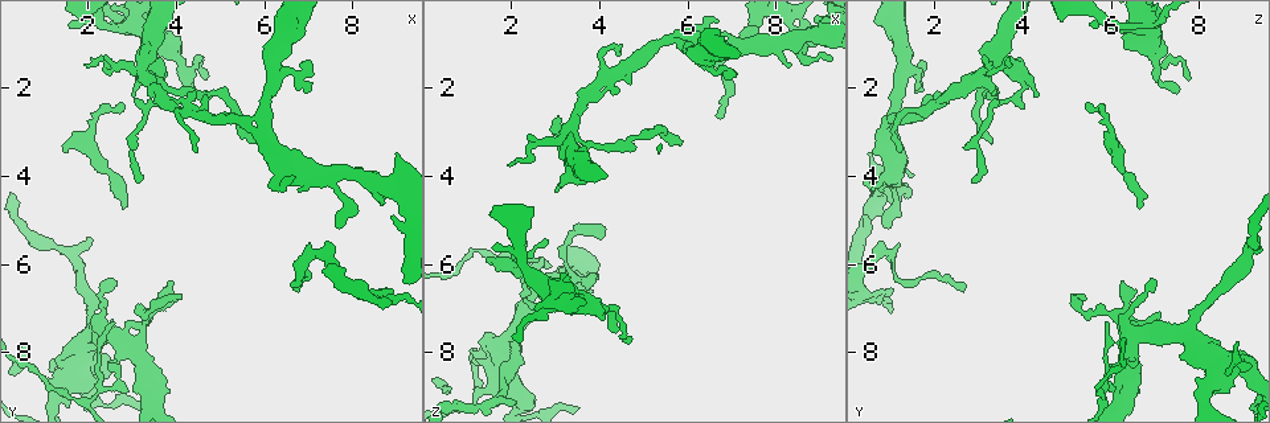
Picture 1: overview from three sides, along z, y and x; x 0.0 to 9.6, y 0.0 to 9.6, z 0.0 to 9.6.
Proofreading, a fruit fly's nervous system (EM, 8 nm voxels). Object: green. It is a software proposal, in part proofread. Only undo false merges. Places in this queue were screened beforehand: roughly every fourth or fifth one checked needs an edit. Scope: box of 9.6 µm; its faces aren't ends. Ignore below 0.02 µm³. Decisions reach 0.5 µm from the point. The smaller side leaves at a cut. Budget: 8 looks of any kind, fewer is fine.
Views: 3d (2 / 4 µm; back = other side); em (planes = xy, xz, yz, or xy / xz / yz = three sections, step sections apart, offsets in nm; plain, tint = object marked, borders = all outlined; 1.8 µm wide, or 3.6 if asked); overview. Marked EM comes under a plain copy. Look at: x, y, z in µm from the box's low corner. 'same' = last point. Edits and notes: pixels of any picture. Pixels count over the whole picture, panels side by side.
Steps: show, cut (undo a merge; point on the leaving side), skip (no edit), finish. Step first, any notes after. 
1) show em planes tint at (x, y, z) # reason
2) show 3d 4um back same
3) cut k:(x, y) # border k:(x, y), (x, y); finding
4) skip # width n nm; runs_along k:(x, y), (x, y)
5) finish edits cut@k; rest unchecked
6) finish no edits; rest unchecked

show em xy step 4 tint at (3.15, 0.65, 6.80) # thick turns thin

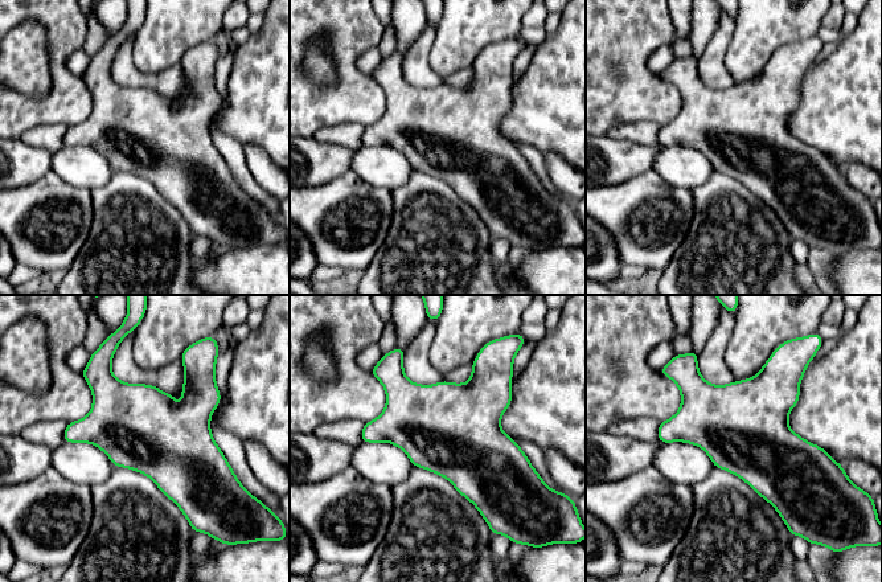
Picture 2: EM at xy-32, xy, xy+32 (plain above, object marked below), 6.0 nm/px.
show em planes borders same # another direction

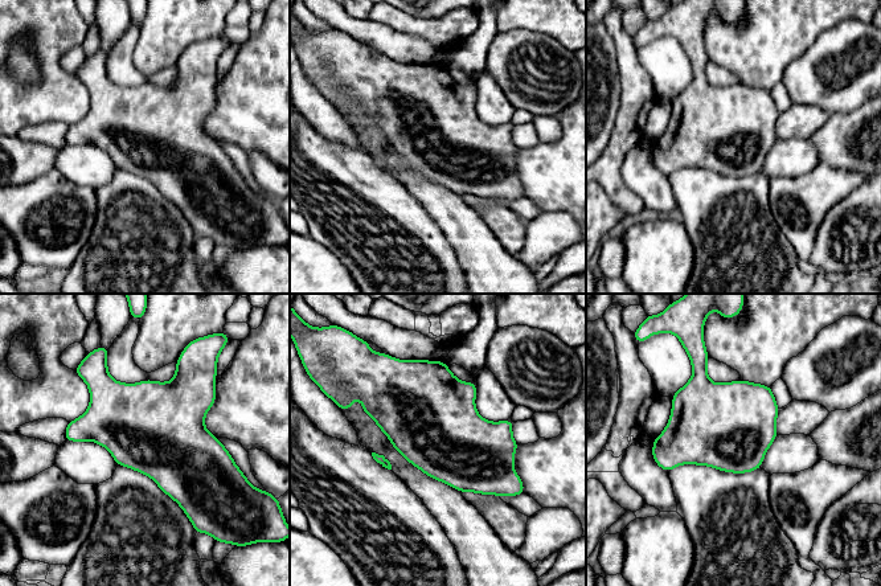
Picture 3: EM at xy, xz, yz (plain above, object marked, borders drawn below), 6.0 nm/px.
skip # width 550 nm; one cell here

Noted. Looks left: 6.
show em planes tint at (6.95, 6.15, 1.05) # sharp bend

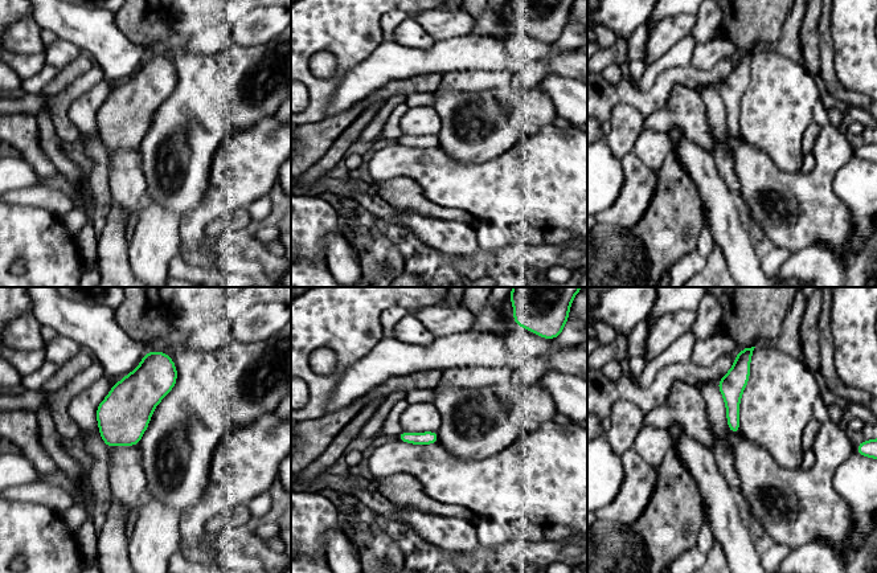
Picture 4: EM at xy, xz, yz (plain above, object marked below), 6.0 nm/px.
skip # runs_along 4:(742, 356), (733, 383), (734, 429); one cell here

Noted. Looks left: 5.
show em 3.6um planes tint at (2.70, 8.55, 5.85)

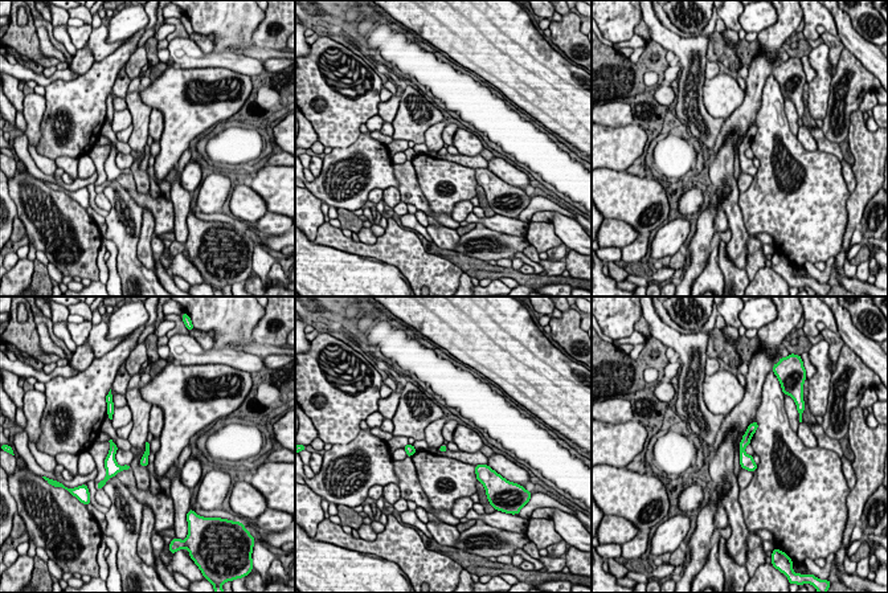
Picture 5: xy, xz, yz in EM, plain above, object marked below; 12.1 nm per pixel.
skip # runs_along 5:(753, 426), (743, 445), (752, 467); one cell here

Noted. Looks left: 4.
finish no edits; rest unchecked

